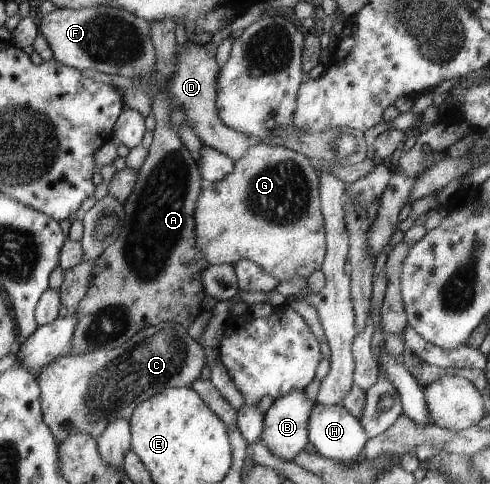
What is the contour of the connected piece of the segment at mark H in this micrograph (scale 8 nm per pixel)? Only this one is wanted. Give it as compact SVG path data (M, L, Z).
M315 403L308 426L309 442L316 448L315 453L338 462L347 463L364 455L370 438L360 420L346 407L340 405L323 405Z

